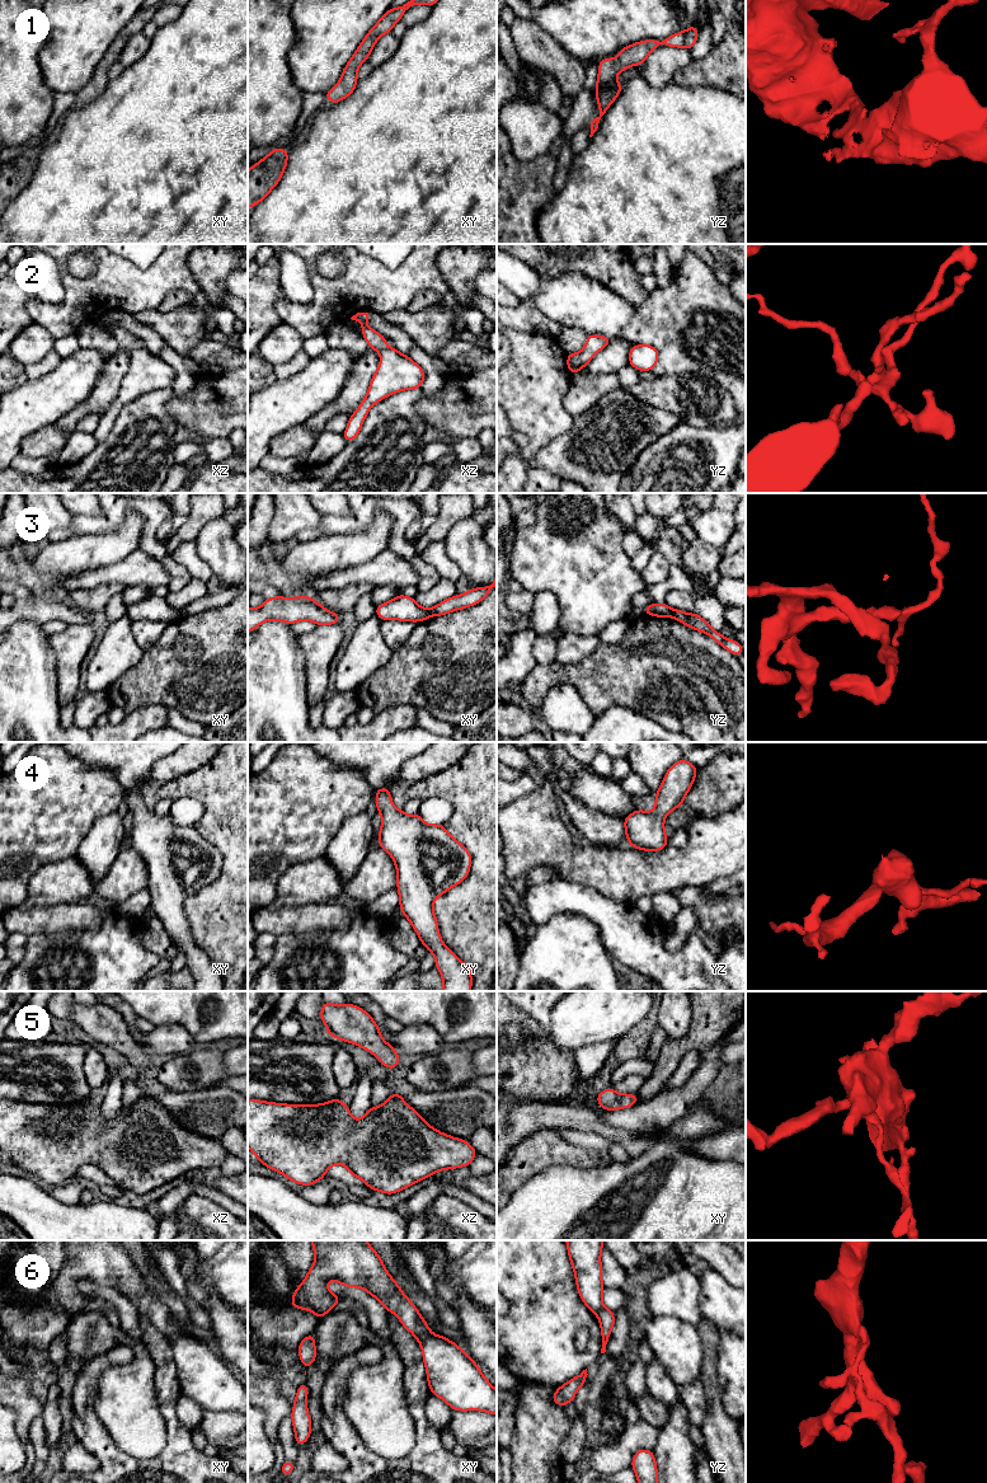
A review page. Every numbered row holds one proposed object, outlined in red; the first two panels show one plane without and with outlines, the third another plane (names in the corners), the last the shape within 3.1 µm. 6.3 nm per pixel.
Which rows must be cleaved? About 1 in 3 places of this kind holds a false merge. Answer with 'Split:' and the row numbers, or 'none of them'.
Split: 3, 6

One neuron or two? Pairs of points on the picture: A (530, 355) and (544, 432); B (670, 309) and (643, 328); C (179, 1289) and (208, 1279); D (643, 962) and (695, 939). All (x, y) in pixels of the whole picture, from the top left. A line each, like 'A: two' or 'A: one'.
A: one
B: one
C: two
D: one

